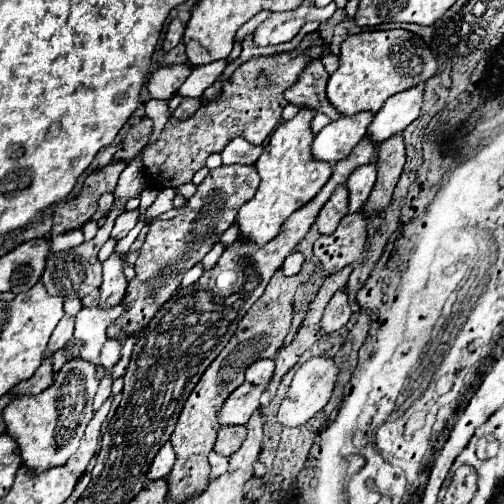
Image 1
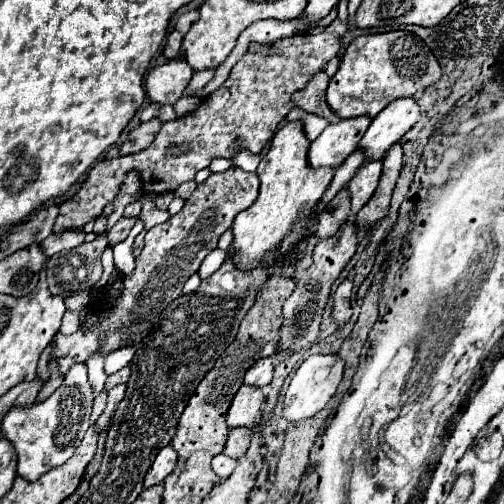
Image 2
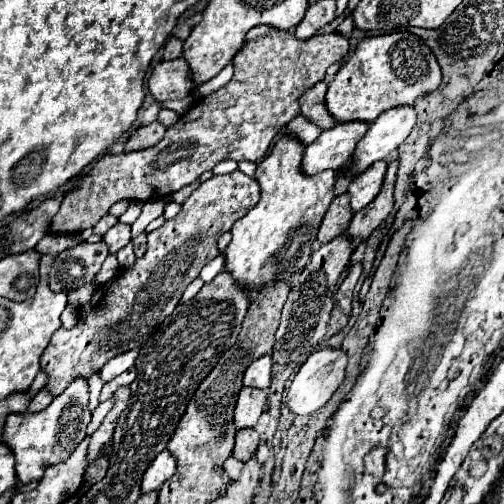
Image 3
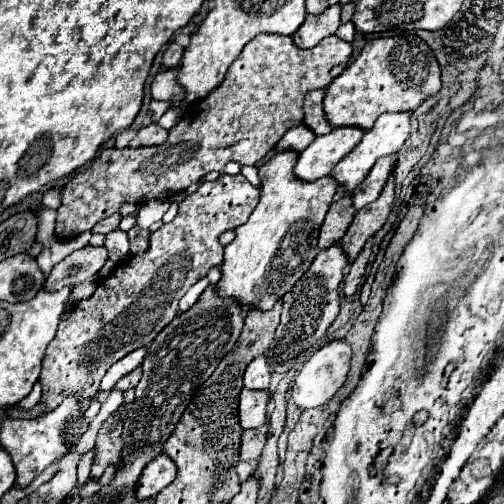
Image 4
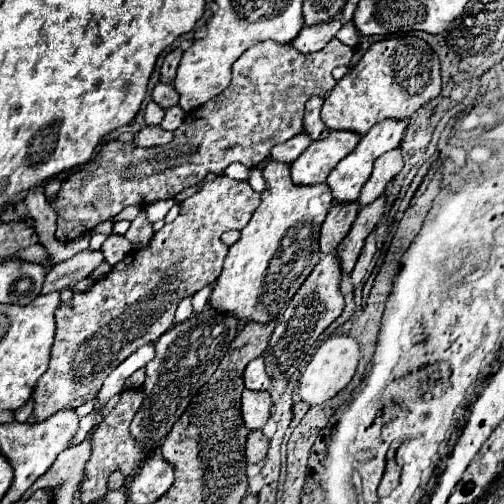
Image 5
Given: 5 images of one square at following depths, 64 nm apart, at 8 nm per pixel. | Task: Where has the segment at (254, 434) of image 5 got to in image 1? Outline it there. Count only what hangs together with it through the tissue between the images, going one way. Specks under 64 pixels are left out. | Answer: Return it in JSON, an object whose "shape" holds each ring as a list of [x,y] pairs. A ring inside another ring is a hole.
{"shape":[[[226,426],[220,430],[220,436],[216,440],[216,452],[222,456],[232,456],[246,438],[246,426]]]}

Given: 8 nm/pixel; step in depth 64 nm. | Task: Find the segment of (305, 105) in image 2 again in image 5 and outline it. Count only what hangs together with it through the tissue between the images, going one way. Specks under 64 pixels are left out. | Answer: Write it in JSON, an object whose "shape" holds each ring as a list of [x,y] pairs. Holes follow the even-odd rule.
{"shape":[[[312,96],[312,100],[308,100],[306,104],[306,114],[304,114],[304,132],[310,136],[310,140],[322,140],[330,132],[320,118],[320,110],[322,110],[322,98]]]}

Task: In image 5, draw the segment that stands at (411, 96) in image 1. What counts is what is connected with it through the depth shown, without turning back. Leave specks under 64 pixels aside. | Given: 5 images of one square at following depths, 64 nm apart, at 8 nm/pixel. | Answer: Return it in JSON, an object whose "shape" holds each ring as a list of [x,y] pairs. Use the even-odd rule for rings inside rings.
{"shape":[[[384,120],[384,122],[376,124],[376,126],[358,142],[358,146],[354,148],[354,152],[350,152],[344,160],[340,160],[338,166],[330,172],[326,184],[328,184],[330,192],[332,192],[332,198],[334,198],[336,202],[340,202],[340,204],[356,202],[358,196],[360,196],[362,186],[368,182],[368,178],[370,178],[370,174],[372,174],[374,160],[376,160],[378,156],[382,156],[384,152],[396,148],[396,146],[402,142],[404,132],[406,132],[406,122],[404,122],[404,120],[400,120],[400,122],[396,122],[396,120]]]}

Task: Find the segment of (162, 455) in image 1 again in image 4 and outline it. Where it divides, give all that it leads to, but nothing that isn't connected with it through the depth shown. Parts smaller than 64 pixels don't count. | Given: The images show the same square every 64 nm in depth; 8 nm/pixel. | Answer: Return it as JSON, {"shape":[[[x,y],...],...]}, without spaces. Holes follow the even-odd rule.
{"shape":[[[162,454],[156,456],[144,466],[136,482],[136,500],[154,498],[162,488],[172,484],[174,476],[176,476],[176,466],[172,464],[172,460],[168,460],[168,456]]]}

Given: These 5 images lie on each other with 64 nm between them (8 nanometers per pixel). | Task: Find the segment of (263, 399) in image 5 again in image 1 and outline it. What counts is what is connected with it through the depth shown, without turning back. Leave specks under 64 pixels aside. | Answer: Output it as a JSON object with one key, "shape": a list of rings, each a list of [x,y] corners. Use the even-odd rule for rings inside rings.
{"shape":[[[244,382],[238,386],[232,396],[224,402],[224,410],[220,410],[220,424],[222,426],[236,426],[246,424],[250,416],[260,408],[260,394],[262,388]]]}

